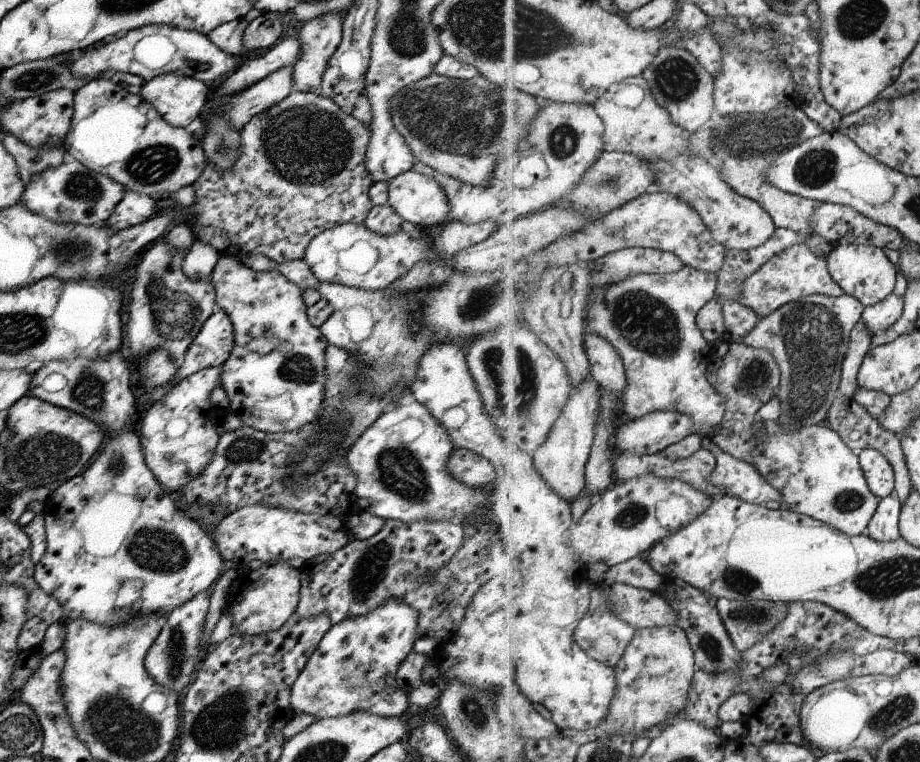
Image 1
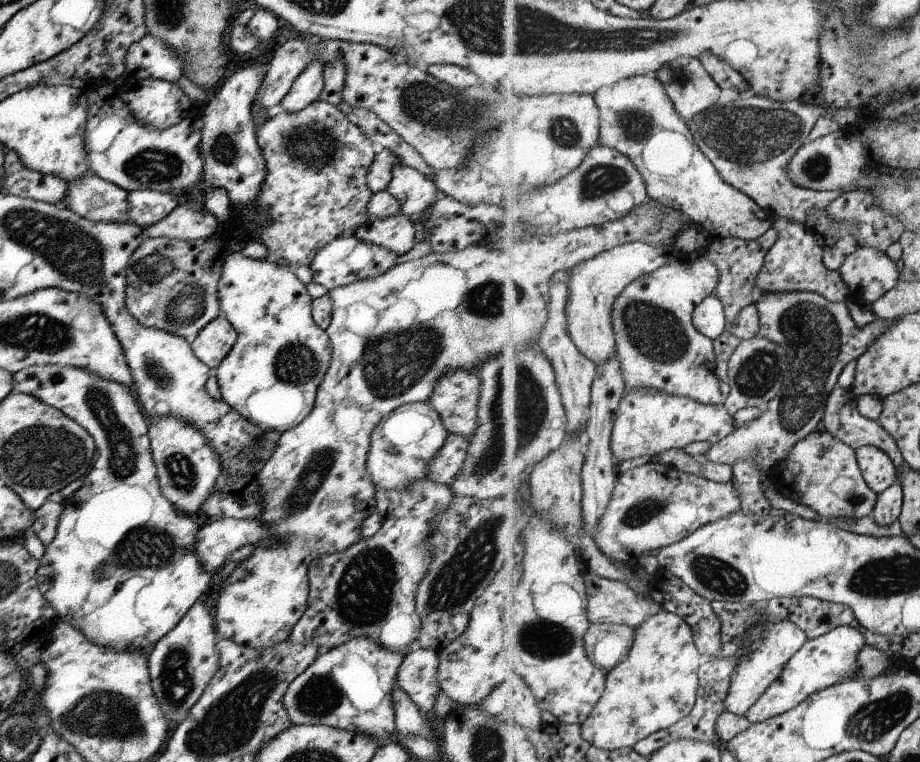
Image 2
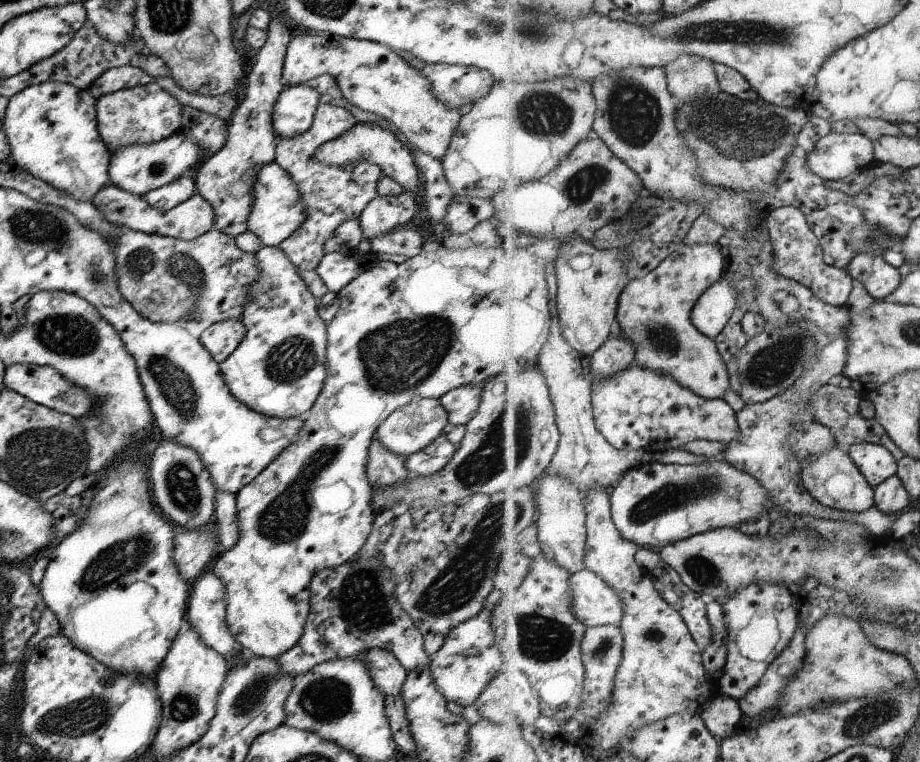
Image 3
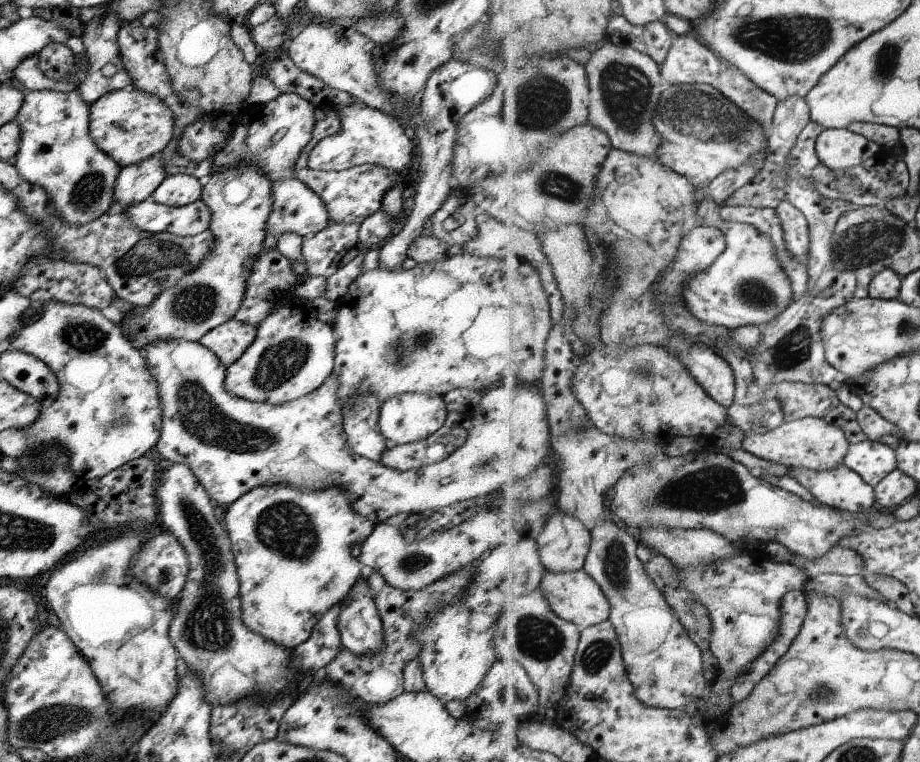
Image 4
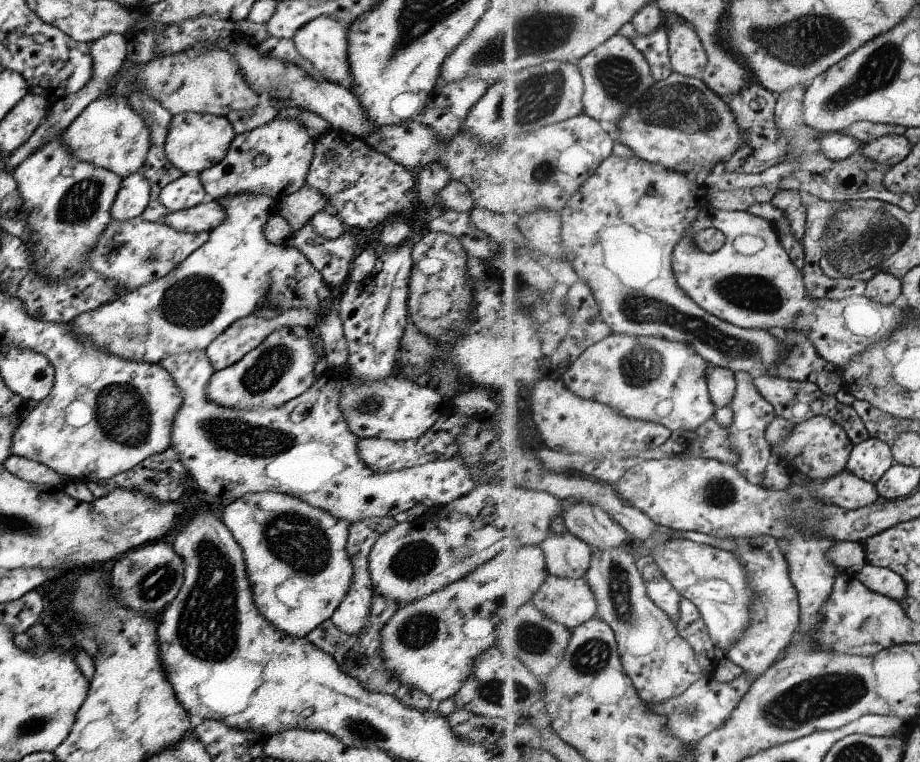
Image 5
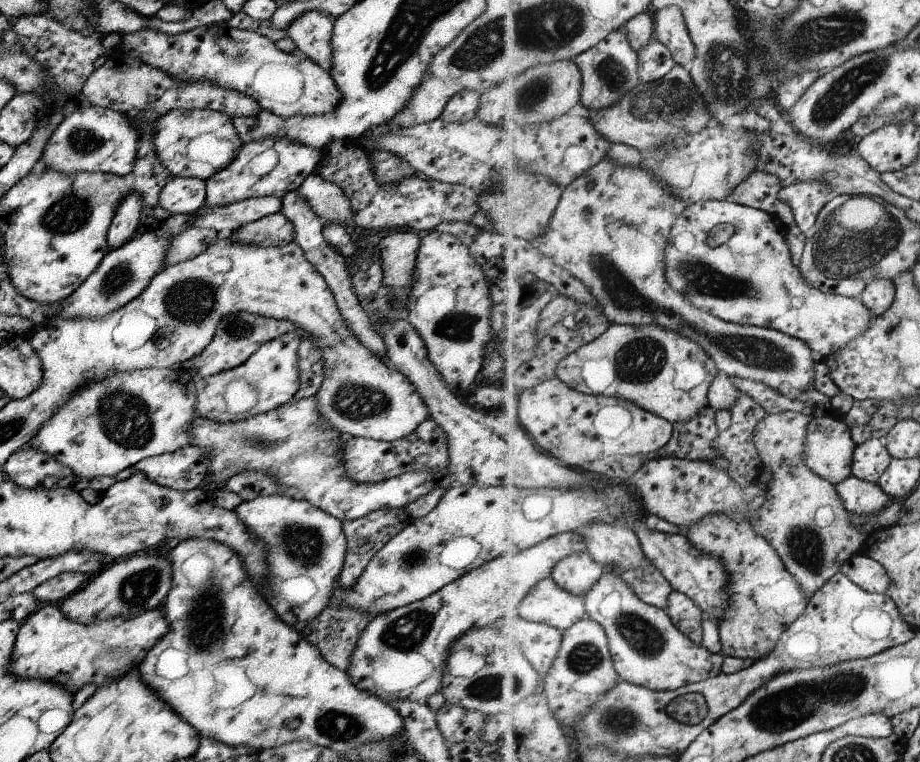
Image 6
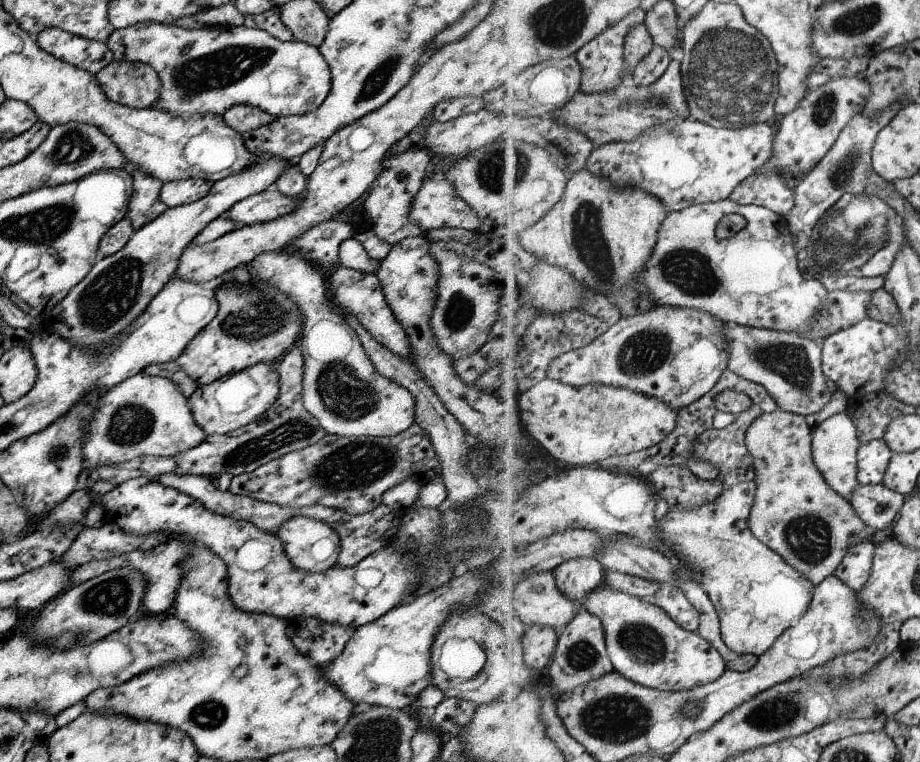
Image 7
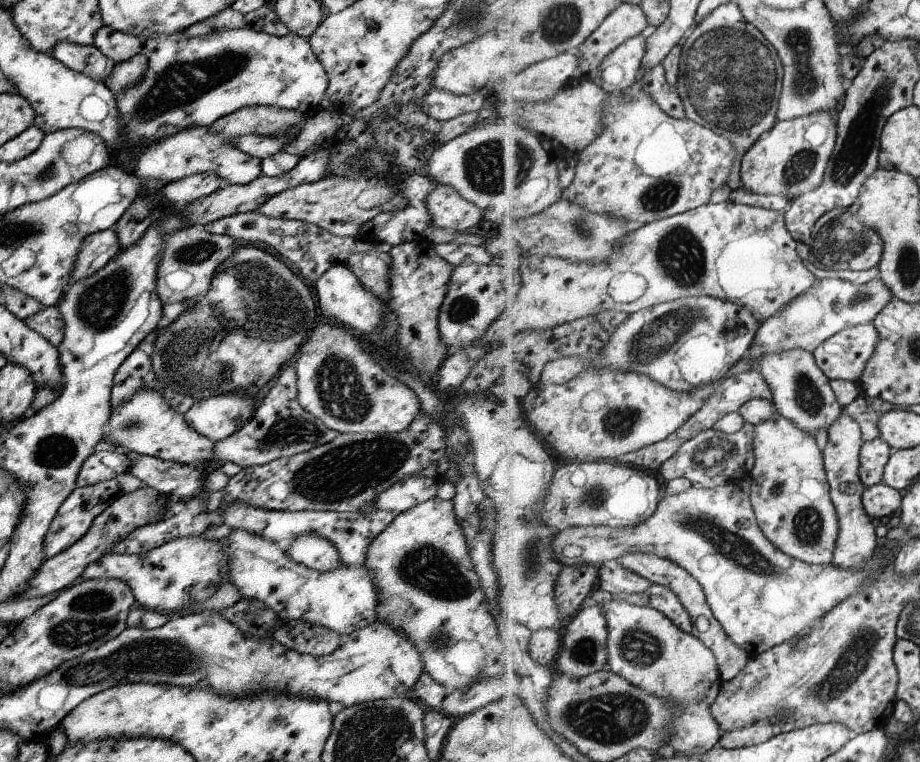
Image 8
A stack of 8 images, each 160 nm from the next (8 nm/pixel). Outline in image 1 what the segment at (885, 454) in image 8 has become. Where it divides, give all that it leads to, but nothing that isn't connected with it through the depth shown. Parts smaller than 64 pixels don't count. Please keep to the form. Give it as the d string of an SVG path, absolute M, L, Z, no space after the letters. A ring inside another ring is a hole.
M873 447L863 449L859 457L873 494L882 499L893 493L896 489L896 474L889 459Z

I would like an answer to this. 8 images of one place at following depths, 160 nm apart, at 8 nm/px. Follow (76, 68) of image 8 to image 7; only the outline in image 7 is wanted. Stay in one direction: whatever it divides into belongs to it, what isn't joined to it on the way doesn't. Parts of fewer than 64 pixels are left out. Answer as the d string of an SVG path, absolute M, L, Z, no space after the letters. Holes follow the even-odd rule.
M61 29L42 30L35 38L42 51L92 75L114 59L105 43L72 36Z

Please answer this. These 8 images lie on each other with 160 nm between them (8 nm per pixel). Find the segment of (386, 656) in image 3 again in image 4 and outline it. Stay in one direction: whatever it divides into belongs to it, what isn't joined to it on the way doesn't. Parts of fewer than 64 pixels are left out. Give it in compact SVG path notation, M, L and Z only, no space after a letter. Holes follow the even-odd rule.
M360 576L338 606L336 627L341 646L358 655L374 653L382 645L382 624L368 577Z

